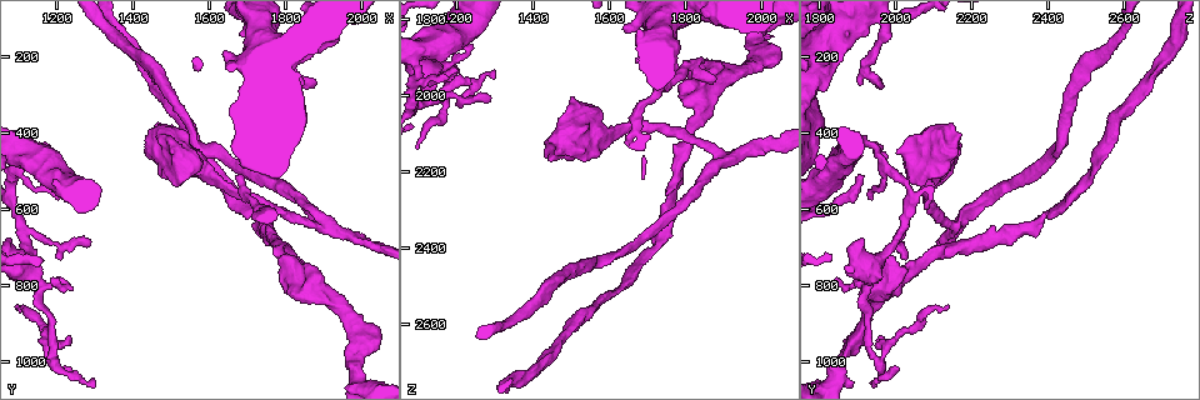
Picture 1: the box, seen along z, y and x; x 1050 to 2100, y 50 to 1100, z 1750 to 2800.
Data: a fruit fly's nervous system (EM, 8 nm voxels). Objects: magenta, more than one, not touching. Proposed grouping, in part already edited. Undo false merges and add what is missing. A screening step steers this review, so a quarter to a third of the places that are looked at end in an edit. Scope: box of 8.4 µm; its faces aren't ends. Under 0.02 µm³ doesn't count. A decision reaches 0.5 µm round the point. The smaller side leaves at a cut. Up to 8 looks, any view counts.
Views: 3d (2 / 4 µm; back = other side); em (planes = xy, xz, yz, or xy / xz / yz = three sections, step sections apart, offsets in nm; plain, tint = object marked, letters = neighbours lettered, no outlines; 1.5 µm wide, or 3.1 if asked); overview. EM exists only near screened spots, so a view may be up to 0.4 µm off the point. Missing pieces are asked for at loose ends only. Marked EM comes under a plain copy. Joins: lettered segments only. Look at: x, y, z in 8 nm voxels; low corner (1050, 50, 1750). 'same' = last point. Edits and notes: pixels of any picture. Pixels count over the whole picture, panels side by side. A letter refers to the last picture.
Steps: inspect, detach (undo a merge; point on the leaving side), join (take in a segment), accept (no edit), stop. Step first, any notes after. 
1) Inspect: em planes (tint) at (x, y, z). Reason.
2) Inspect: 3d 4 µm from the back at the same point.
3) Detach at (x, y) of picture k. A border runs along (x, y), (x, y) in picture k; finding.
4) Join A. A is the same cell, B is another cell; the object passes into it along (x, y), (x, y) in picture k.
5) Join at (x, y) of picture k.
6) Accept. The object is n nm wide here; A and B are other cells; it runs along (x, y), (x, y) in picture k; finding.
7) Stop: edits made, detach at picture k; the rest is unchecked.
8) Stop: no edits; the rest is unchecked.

Inspect: 3d 4 µm from the back at (1285, 680, 2005).

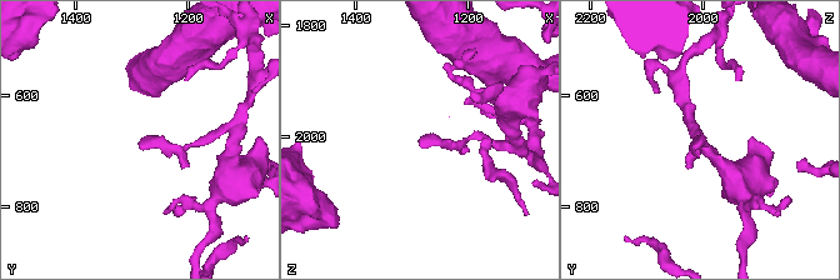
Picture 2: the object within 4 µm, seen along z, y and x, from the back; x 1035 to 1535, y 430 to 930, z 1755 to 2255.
Inspect: em planes (letters) at (1285, 680, 2010). Shape alone is not enough.

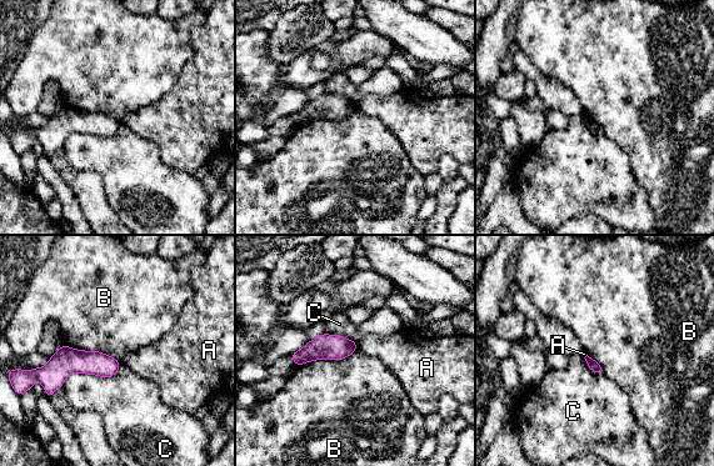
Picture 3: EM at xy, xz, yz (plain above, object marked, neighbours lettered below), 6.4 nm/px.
Accept. A, B and C are other cells; a border runs along (356, 347), (341, 359), (298, 366) in picture 3; no lettered segment goes on from it.

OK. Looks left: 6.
Inspect: 3d 2 µm at (1185, 950, 1925). Branch point.

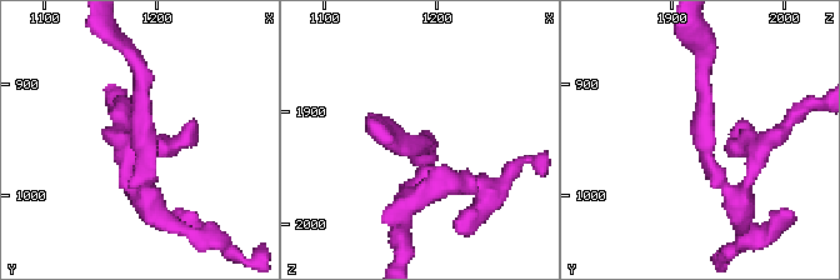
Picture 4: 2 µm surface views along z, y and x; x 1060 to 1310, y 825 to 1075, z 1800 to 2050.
Inspect: em planes (letters) at (1186, 948, 1934).

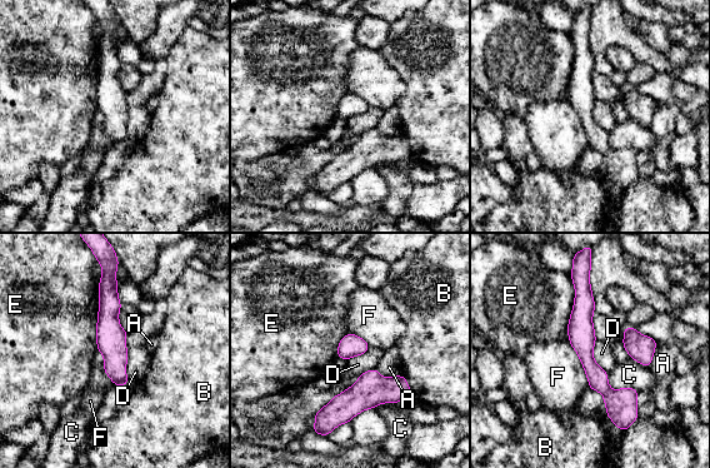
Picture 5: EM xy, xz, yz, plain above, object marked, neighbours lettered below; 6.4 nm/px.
Accept. A, B, C, D, E and F are other cells; it runs along (584, 263), (583, 344), (613, 409) in picture 5; continuous, no second neuron.

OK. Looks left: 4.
Inspect: 3d 4 µm at (1895, 640, 2170). Branch point.

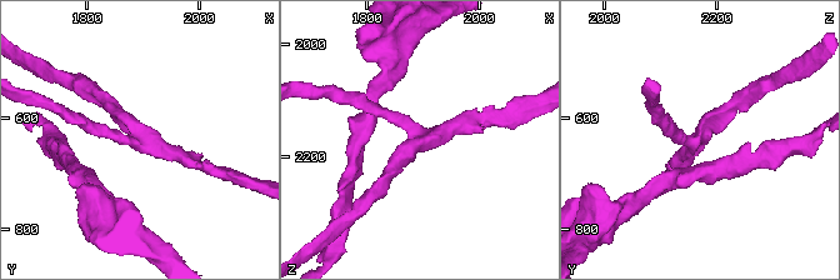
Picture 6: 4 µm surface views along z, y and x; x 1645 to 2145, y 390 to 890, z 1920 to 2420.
Inspect: em planes (letters) at (1900, 640, 2170). 3 arms meet here; the arms are 170, 190, 220 nm wide.

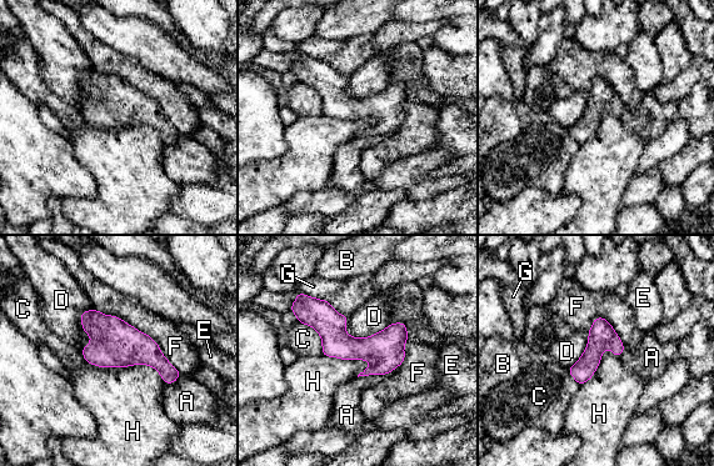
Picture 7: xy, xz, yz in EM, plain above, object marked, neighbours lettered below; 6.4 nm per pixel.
Accept. A, B, C, D, E, F, G and H are other cells; it runs along (300, 307), (349, 347), (400, 357) in picture 7; all the same neuron.

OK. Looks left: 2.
Stop: no edits; the rest is unchecked.

